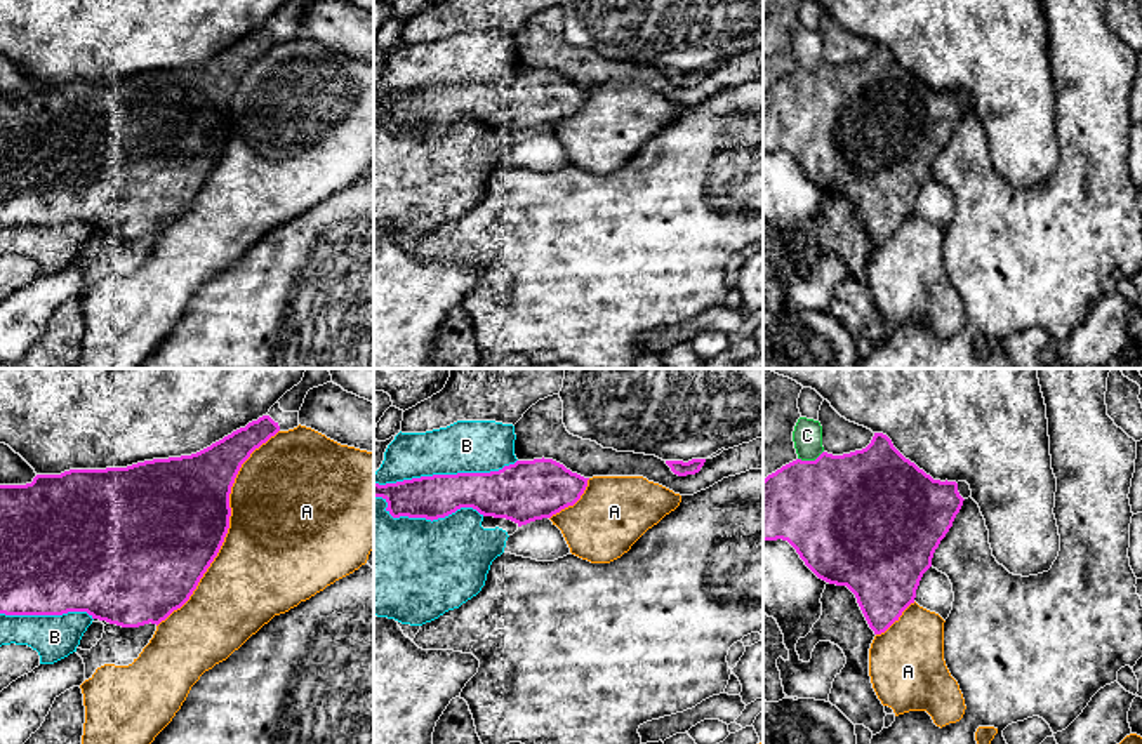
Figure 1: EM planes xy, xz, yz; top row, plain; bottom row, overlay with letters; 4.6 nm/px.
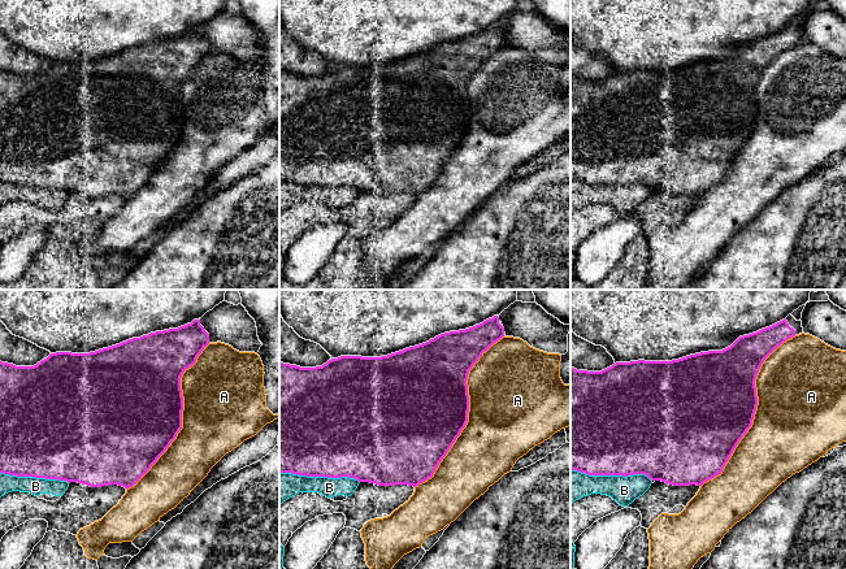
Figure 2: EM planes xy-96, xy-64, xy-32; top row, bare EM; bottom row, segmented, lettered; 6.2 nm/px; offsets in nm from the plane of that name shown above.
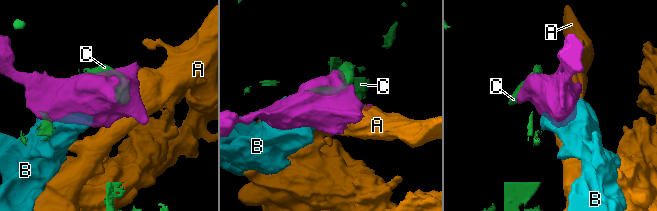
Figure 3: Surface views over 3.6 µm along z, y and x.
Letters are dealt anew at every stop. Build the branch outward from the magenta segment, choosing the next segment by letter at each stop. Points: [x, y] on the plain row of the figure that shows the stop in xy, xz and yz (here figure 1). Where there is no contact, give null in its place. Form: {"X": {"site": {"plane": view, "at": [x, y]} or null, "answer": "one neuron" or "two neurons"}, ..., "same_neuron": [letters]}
{"A": {"site": {"plane": "xy", "at": [228, 138]}, "answer": "two neurons"}, "B": {"site": {"plane": "xz", "at": [445, 86]}, "answer": "two neurons"}, "C": {"site": {"plane": "yz", "at": [810, 72]}, "answer": "two neurons"}, "same_neuron": []}

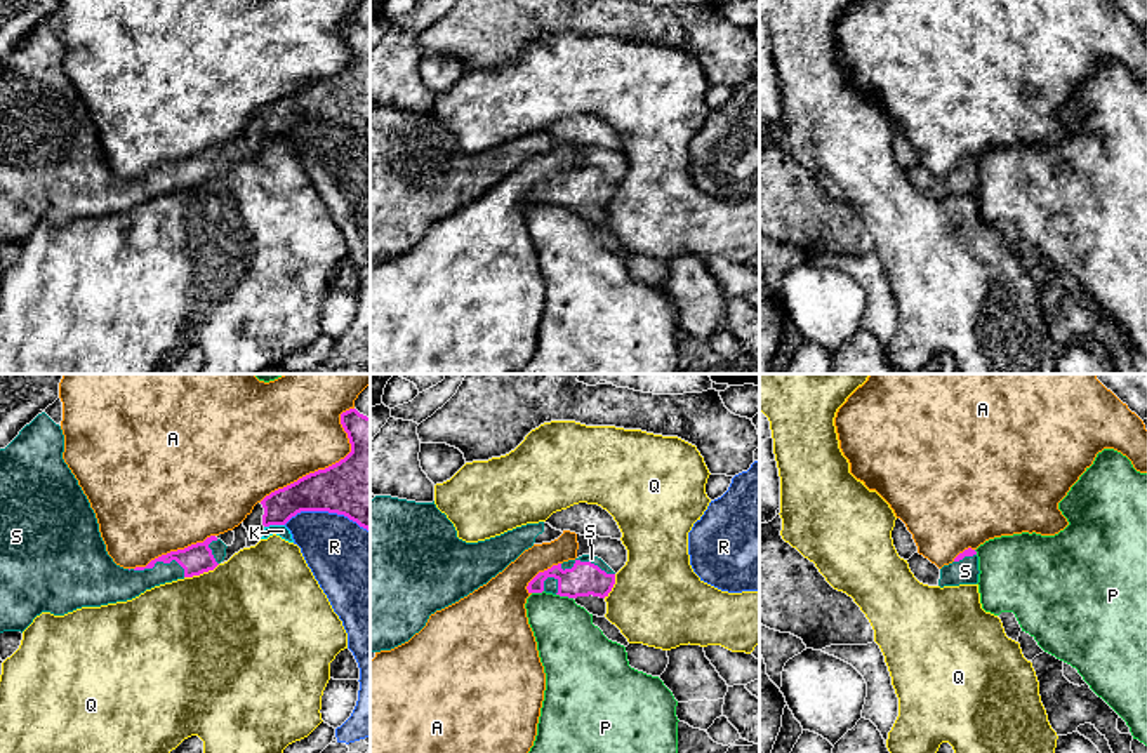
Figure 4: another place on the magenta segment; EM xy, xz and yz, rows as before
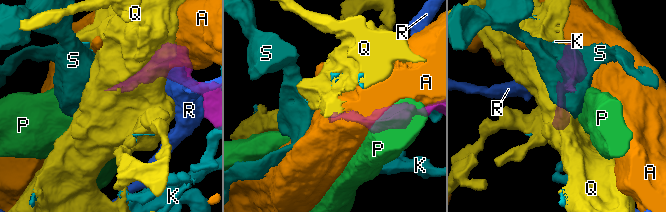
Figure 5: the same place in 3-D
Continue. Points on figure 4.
{"A": {"site": {"plane": "xy", "at": [329, 77]}, "answer": "two neurons"}, "K": {"site": {"plane": "xy", "at": [273, 134]}, "answer": "two neurons"}, "P": {"site": {"plane": "xz", "at": [565, 206]}, "answer": "two neurons"}, "Q": {"site": {"plane": "xy", "at": [202, 183]}, "answer": "two neurons"}, "R": {"site": {"plane": "xy", "at": [327, 120]}, "answer": "two neurons"}, "S": {"site": {"plane": "xy", "at": [159, 171]}, "answer": "one neuron"}, "same_neuron": ["S"]}

